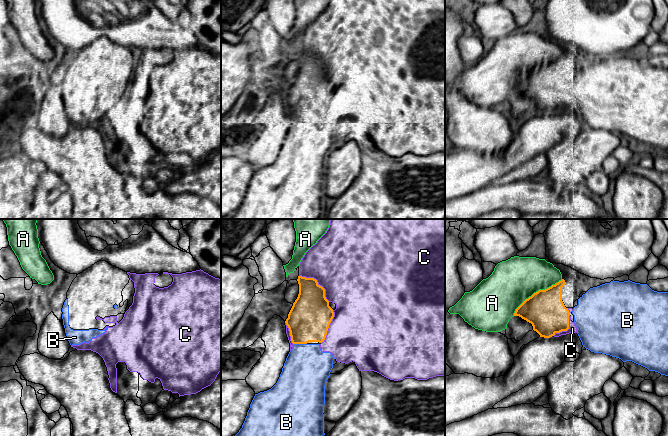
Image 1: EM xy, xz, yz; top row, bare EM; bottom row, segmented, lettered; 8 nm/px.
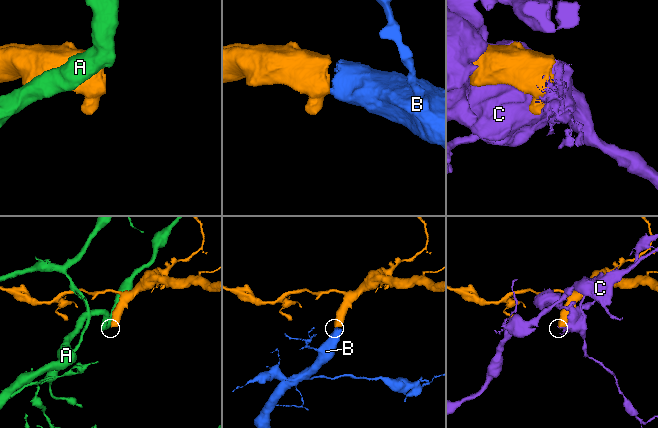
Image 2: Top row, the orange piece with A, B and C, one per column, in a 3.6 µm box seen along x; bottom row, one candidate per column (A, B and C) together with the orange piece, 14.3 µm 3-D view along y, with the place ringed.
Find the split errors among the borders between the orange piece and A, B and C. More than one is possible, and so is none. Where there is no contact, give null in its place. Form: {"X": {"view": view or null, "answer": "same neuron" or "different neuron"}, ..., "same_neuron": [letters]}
{"A": {"view": "yz", "answer": "different neuron"}, "B": {"view": "xz", "answer": "same neuron"}, "C": {"view": "xz", "answer": "different neuron"}, "same_neuron": ["B"]}

